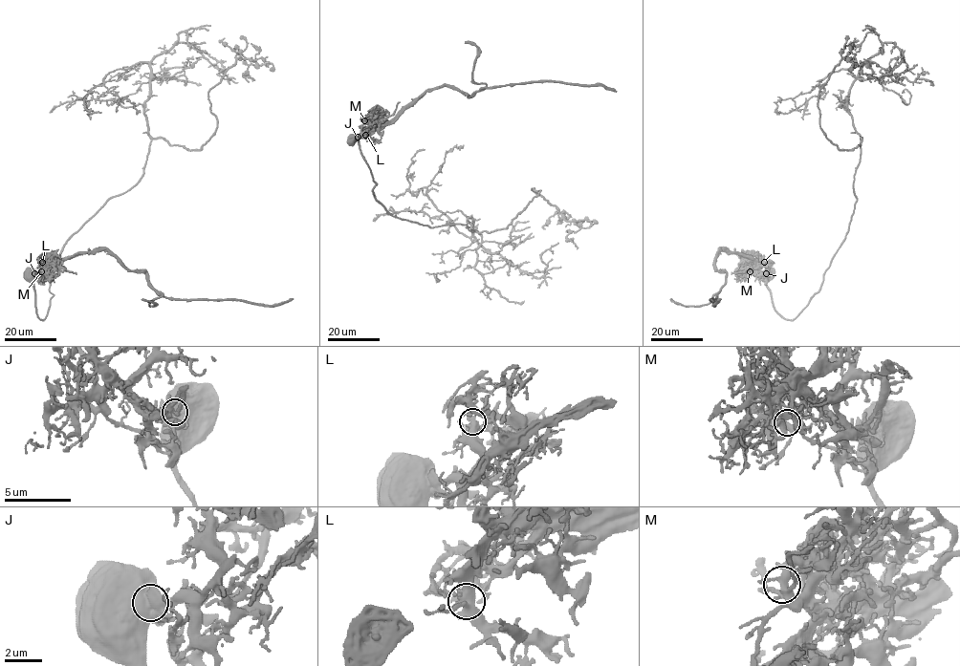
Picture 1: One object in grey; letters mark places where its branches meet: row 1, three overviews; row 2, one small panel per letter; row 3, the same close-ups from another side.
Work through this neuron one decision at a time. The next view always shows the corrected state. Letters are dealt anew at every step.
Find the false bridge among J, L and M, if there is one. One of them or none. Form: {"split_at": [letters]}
{"split_at": ["J"]}

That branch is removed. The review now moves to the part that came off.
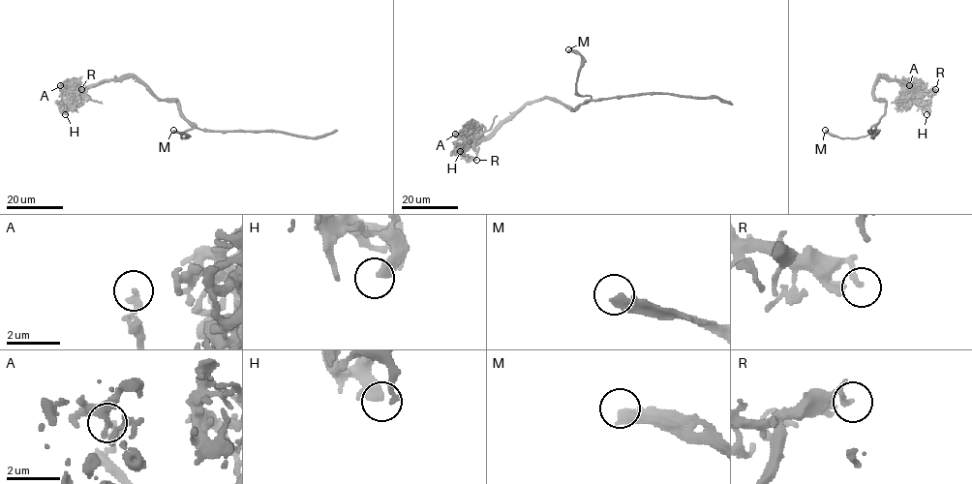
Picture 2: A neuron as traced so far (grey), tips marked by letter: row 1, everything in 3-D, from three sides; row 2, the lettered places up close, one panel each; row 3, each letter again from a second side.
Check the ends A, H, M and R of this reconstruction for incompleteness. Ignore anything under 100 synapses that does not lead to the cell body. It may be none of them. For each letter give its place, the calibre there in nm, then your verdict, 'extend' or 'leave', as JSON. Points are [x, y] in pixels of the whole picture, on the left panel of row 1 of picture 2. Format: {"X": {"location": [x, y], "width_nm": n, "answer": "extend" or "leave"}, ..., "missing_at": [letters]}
{"A": {"location": [60, 85], "width_nm": 240, "answer": "leave"}, "H": {"location": [65, 114], "width_nm": 360, "answer": "leave"}, "M": {"location": [173, 130], "width_nm": 400, "answer": "extend"}, "R": {"location": [81, 89], "width_nm": 180, "answer": "leave"}, "missing_at": ["M"]}

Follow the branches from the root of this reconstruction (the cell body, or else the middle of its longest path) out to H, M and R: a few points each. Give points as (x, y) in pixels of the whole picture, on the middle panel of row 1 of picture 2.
H: (573, 110), (547, 98), (525, 103), (486, 136), (465, 148), (460, 147), (460, 151)
M: (573, 110), (591, 97), (581, 96), (577, 92), (581, 56), (568, 49)
R: (573, 110), (547, 98), (525, 103), (486, 136), (475, 138), (461, 150), (464, 155), (476, 160)

